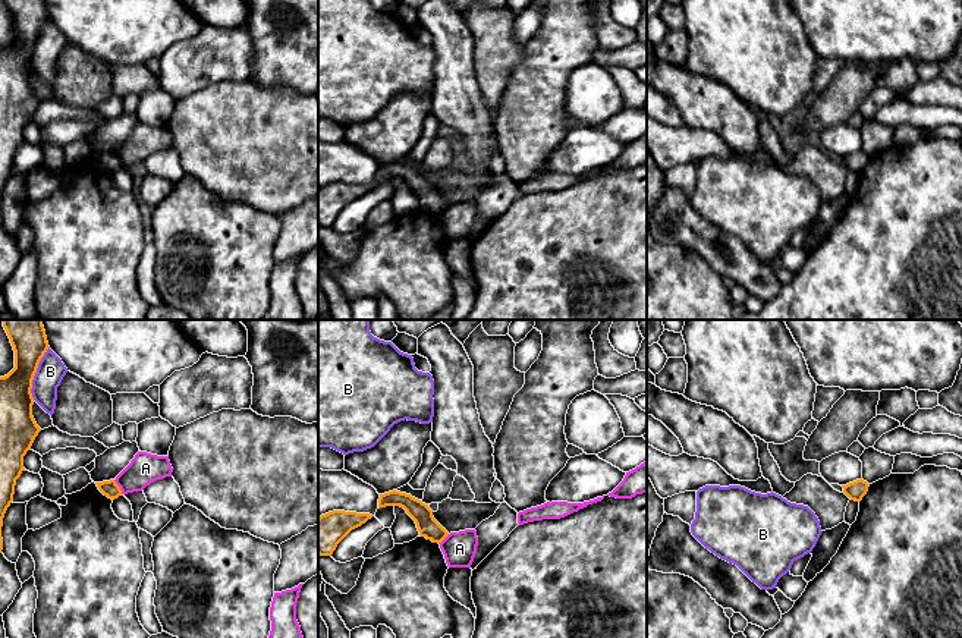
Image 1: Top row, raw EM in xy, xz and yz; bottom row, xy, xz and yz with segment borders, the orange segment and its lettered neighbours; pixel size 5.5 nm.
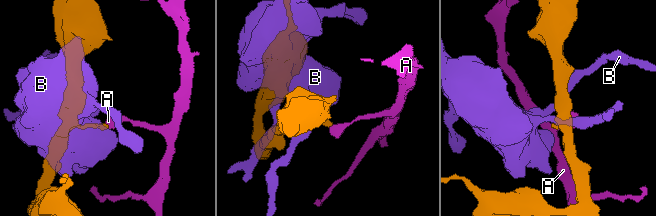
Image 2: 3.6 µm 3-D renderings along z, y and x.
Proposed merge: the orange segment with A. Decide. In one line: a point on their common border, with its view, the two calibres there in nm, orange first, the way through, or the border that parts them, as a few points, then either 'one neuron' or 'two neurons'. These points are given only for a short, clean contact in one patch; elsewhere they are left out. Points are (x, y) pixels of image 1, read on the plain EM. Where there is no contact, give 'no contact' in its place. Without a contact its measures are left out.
contact xy (119, 159); calibres 90 and 170 nm; border xy (113, 151), (122, 164); two neurons

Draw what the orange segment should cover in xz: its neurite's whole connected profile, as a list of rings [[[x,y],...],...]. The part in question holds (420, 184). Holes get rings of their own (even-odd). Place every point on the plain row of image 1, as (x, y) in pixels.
[[[389,163],[380,166],[378,180],[386,177],[400,177],[415,192],[421,208],[431,211],[433,214],[441,214],[449,204],[434,191],[433,182],[428,176],[412,169],[411,166],[400,163]]]

